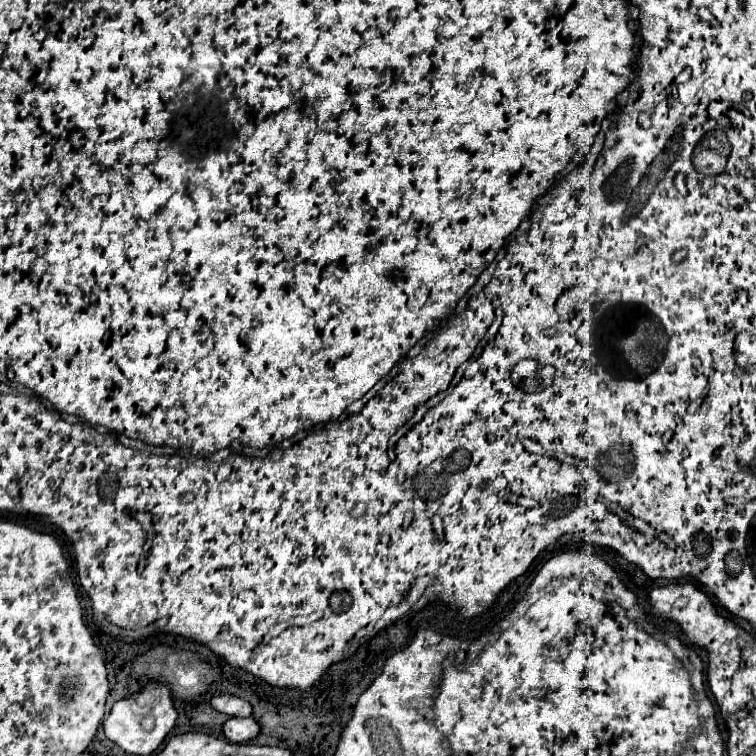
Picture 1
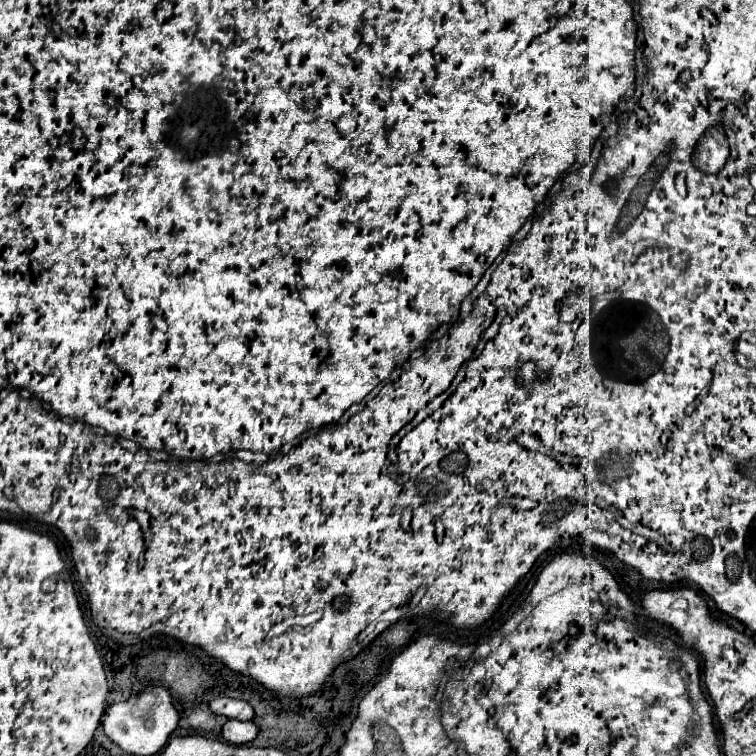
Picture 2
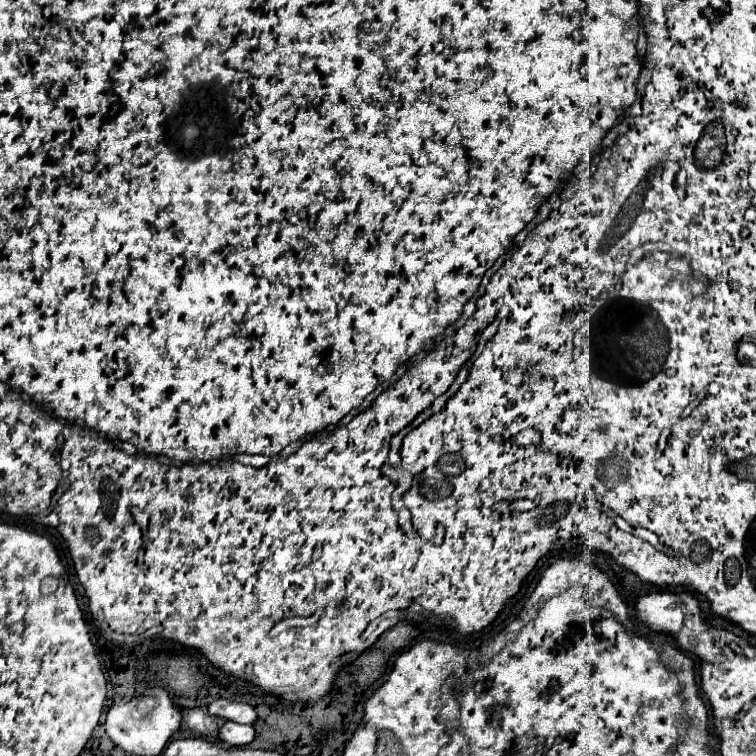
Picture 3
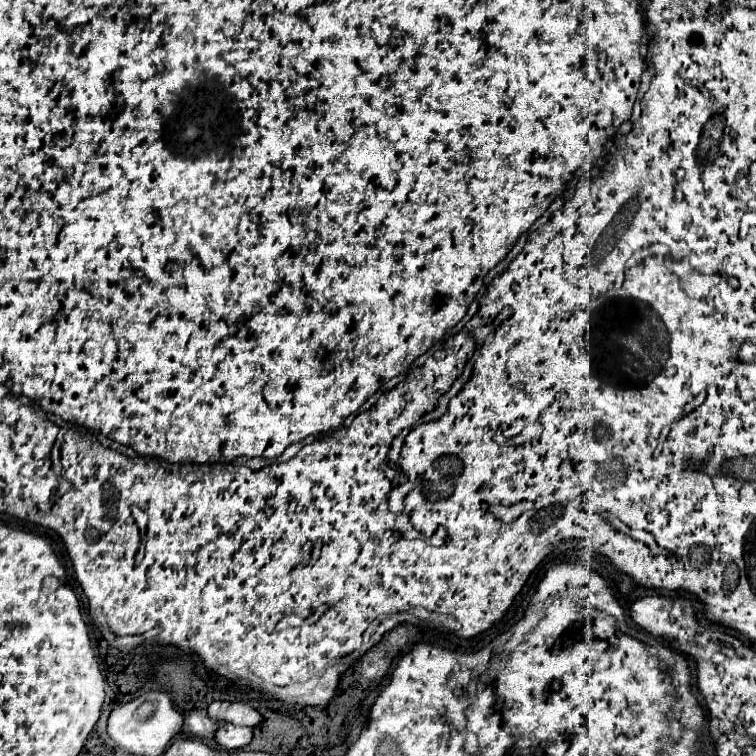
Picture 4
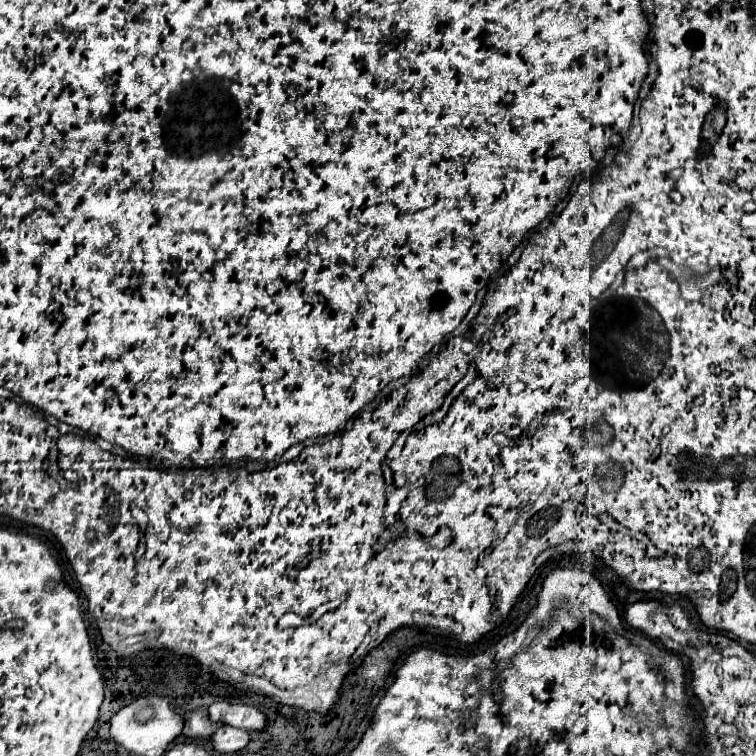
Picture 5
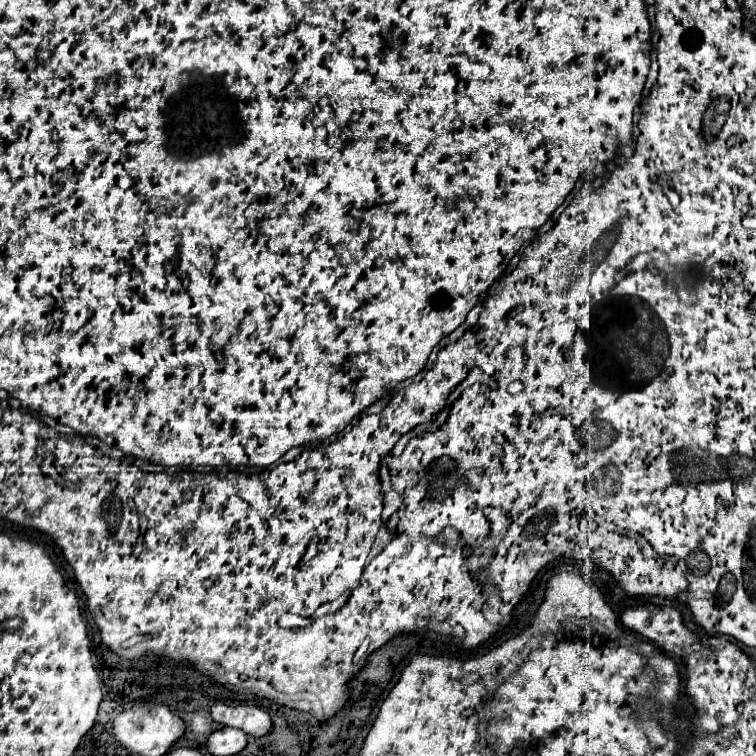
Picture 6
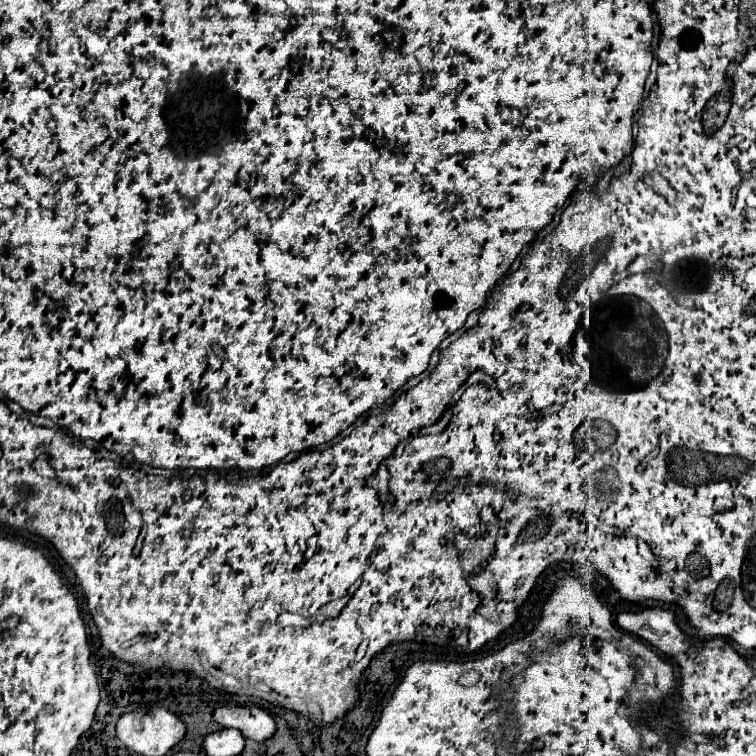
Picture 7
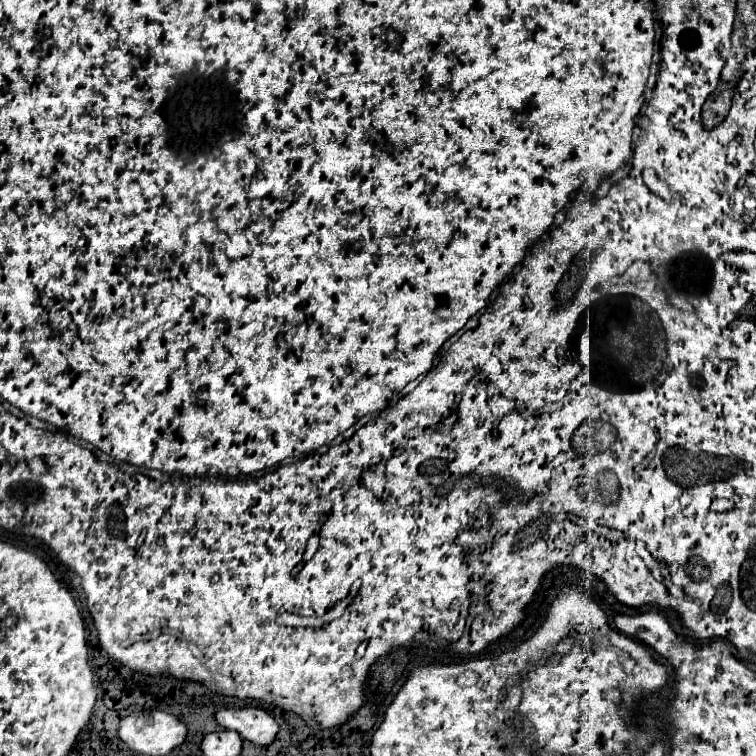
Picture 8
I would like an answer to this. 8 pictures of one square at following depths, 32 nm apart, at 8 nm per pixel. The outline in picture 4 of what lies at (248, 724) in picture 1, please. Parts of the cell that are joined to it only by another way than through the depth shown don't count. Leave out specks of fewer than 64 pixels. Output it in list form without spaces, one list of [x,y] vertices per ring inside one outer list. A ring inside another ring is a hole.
[[[228,722],[220,726],[216,732],[216,742],[224,750],[244,748],[246,744],[250,744],[250,740],[252,740],[252,728],[244,728],[244,726],[228,724]]]

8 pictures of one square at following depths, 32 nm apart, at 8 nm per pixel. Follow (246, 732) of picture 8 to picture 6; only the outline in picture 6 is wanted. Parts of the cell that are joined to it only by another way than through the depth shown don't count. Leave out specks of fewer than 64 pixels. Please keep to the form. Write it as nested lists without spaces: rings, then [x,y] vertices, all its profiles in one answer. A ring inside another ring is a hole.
[[[218,702],[210,708],[210,714],[214,722],[220,722],[232,728],[240,728],[252,736],[268,734],[272,726],[270,716],[256,706],[228,706],[224,702]]]

